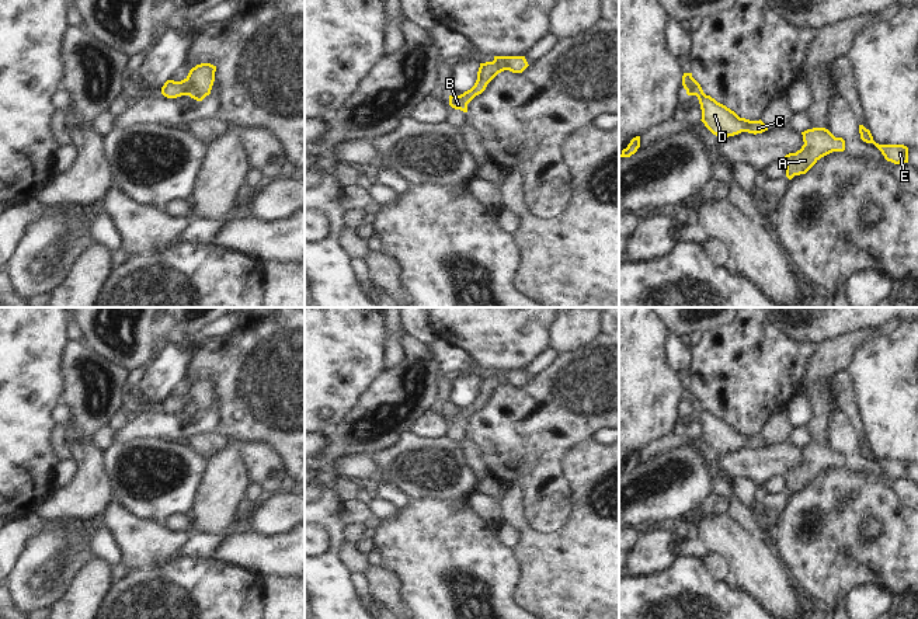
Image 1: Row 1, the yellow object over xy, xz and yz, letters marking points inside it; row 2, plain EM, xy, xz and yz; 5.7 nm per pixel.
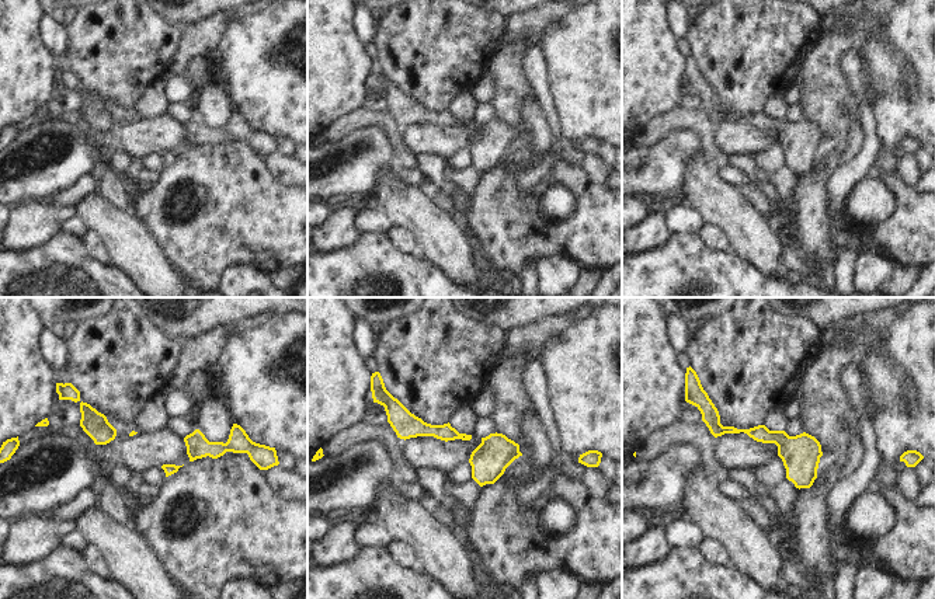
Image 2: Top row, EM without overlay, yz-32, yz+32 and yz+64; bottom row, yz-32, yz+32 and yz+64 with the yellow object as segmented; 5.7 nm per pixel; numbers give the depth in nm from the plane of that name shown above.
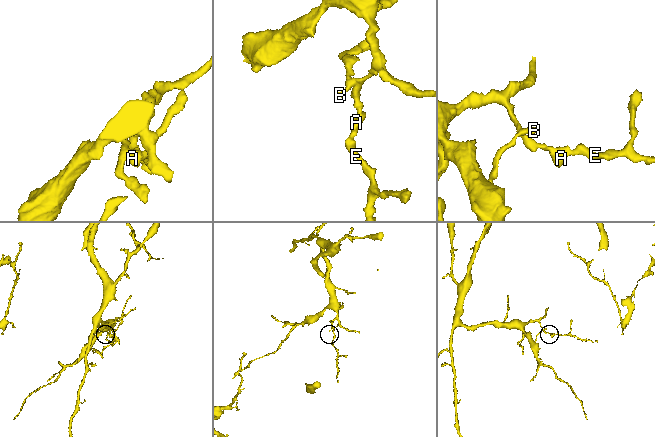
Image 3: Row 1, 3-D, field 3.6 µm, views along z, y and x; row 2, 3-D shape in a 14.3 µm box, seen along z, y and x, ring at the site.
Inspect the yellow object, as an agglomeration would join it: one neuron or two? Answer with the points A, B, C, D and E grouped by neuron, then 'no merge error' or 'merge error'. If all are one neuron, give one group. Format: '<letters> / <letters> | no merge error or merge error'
A C D E / B | merge error

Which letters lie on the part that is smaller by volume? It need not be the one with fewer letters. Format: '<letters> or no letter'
B

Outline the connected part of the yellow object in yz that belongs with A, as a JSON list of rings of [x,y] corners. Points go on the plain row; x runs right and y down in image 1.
[[[813,442],[801,446],[804,459],[796,467],[785,470],[786,491],[806,488],[821,472],[832,466],[844,466],[845,455],[835,452],[825,442]]]

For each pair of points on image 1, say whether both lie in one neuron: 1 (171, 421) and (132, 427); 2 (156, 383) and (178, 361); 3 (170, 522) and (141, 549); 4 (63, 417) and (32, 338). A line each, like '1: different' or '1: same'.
1: same
2: same
3: different
4: different

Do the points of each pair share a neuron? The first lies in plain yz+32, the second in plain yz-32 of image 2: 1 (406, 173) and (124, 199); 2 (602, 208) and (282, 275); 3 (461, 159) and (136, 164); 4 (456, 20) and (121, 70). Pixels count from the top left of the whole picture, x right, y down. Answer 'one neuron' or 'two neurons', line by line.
1: two neurons
2: two neurons
3: two neurons
4: one neuron

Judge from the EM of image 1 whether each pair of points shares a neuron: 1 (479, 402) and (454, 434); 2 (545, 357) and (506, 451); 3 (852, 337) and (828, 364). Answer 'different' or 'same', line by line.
1: same
2: different
3: same

